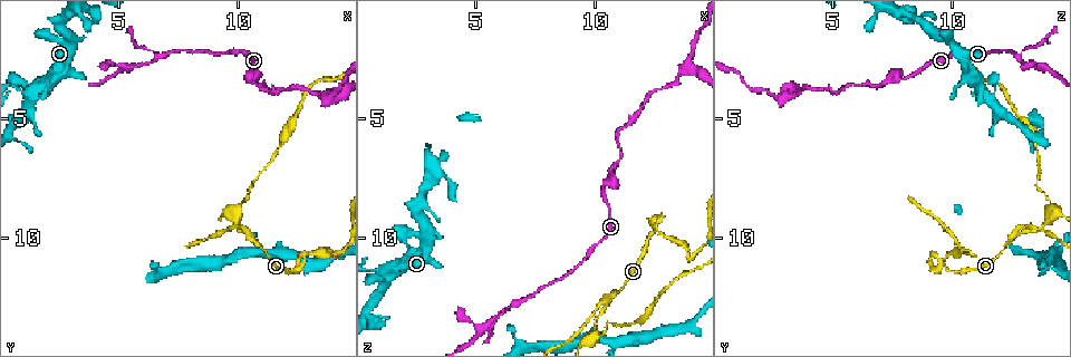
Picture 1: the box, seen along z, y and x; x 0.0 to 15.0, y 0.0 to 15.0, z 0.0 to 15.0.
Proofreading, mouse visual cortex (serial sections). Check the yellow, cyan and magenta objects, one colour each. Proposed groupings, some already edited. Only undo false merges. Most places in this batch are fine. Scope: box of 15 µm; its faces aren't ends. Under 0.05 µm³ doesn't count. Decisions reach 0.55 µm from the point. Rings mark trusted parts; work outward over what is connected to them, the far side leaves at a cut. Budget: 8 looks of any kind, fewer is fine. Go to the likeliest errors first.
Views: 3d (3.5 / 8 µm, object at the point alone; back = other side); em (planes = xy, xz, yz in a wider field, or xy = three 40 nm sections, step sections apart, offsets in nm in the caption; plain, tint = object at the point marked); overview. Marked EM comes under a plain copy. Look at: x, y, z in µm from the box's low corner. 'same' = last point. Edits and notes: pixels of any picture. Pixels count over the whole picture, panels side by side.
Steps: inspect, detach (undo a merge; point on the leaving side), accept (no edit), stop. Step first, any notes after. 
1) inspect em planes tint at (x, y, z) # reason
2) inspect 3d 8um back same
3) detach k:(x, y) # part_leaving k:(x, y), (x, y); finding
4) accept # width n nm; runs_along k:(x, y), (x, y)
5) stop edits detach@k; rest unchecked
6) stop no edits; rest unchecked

inspect 3d 3.5um at (12.6, 11.1, 9.6) # abrupt turn

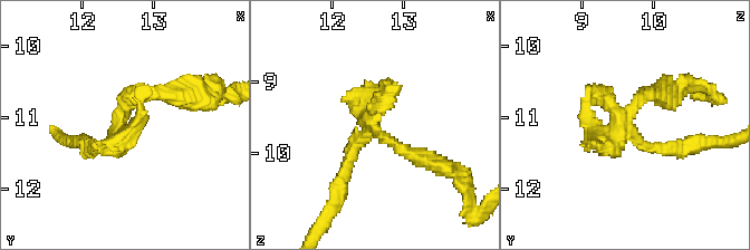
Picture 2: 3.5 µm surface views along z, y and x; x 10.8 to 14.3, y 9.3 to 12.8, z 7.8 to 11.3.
inspect em xy step 5 tint at (12.55, 11.15, 9.70) # now the EM

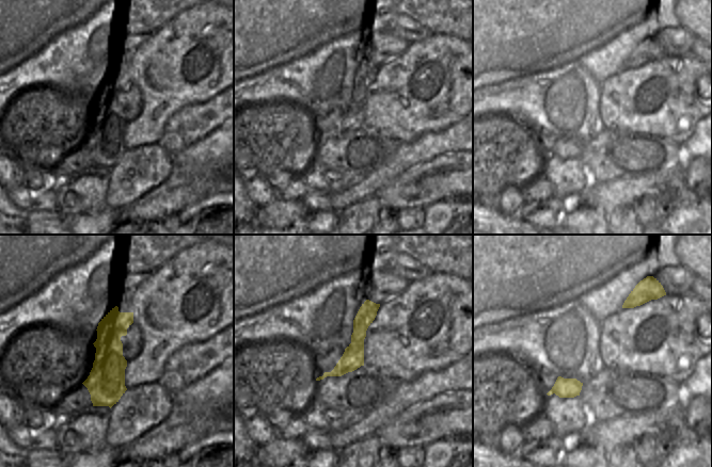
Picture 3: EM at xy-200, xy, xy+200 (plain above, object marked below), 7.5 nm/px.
accept # runs_along 3:(368, 303), (357, 348), (333, 373); all the same cell

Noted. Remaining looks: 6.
inspect 3d 3.5um back at (10.5, 9.8, 12.7) # three-way junction

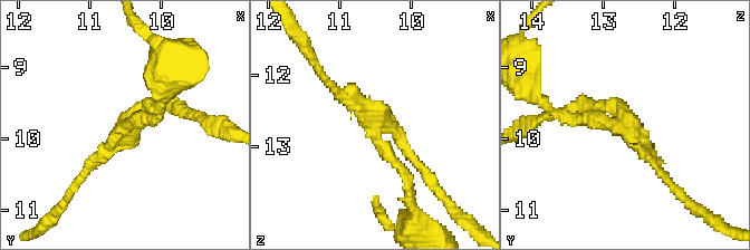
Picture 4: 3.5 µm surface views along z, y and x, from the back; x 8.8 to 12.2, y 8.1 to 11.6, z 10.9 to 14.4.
inspect em planes tint at (10.40, 9.80, 12.70) # arms 3; arm_widths 150, 150, 150 nm

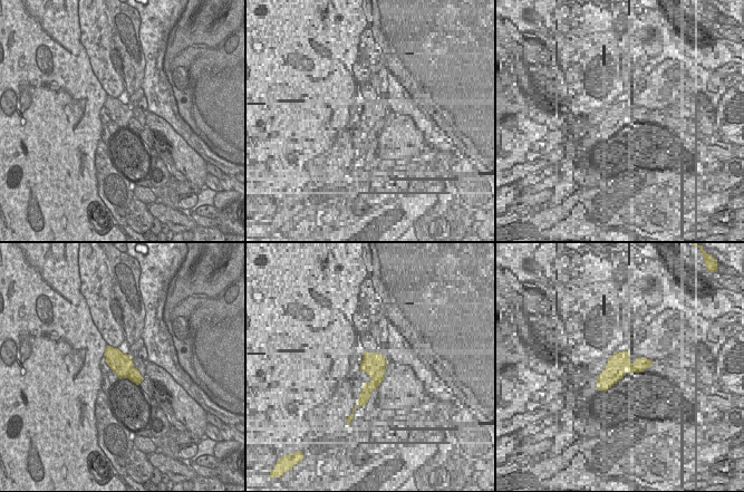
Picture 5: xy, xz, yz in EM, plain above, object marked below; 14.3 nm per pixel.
accept # runs_along 4:(337, 90), (378, 113), (406, 188); all the same cell

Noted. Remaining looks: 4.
inspect 3d 8um at (10.3, 8.3, 14.1) # calibre changes

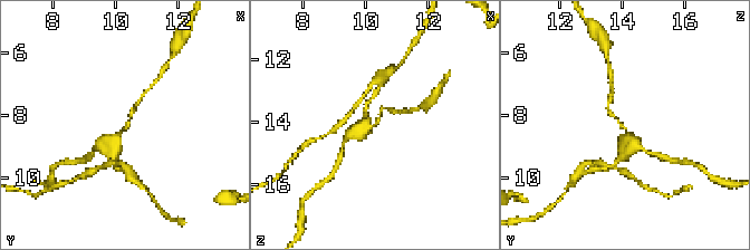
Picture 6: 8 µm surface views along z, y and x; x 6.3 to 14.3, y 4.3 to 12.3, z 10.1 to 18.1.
inspect 3d 3.5um at (10.4, 8.4, 14.1)

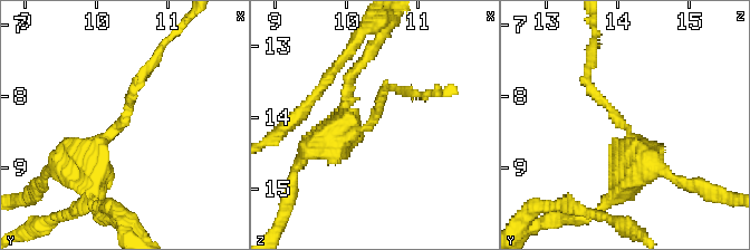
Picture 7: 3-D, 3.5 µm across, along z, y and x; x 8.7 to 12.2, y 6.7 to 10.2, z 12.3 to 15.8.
inspect em xy step 5 tint at (10.30, 8.40, 14.10) # arm_widths 150, 450 nm

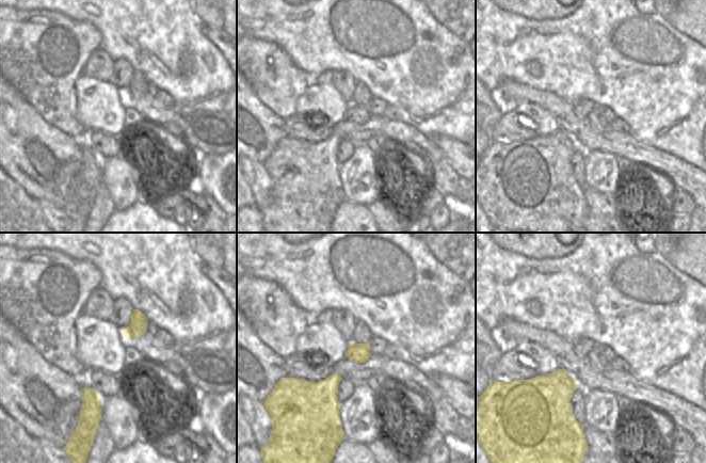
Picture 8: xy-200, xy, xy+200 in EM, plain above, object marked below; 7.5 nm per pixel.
accept # runs_along 7:(93, 188), (93, 154), (124, 119), (147, 65); one cell here

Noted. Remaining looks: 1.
stop no edits; rest unchecked

